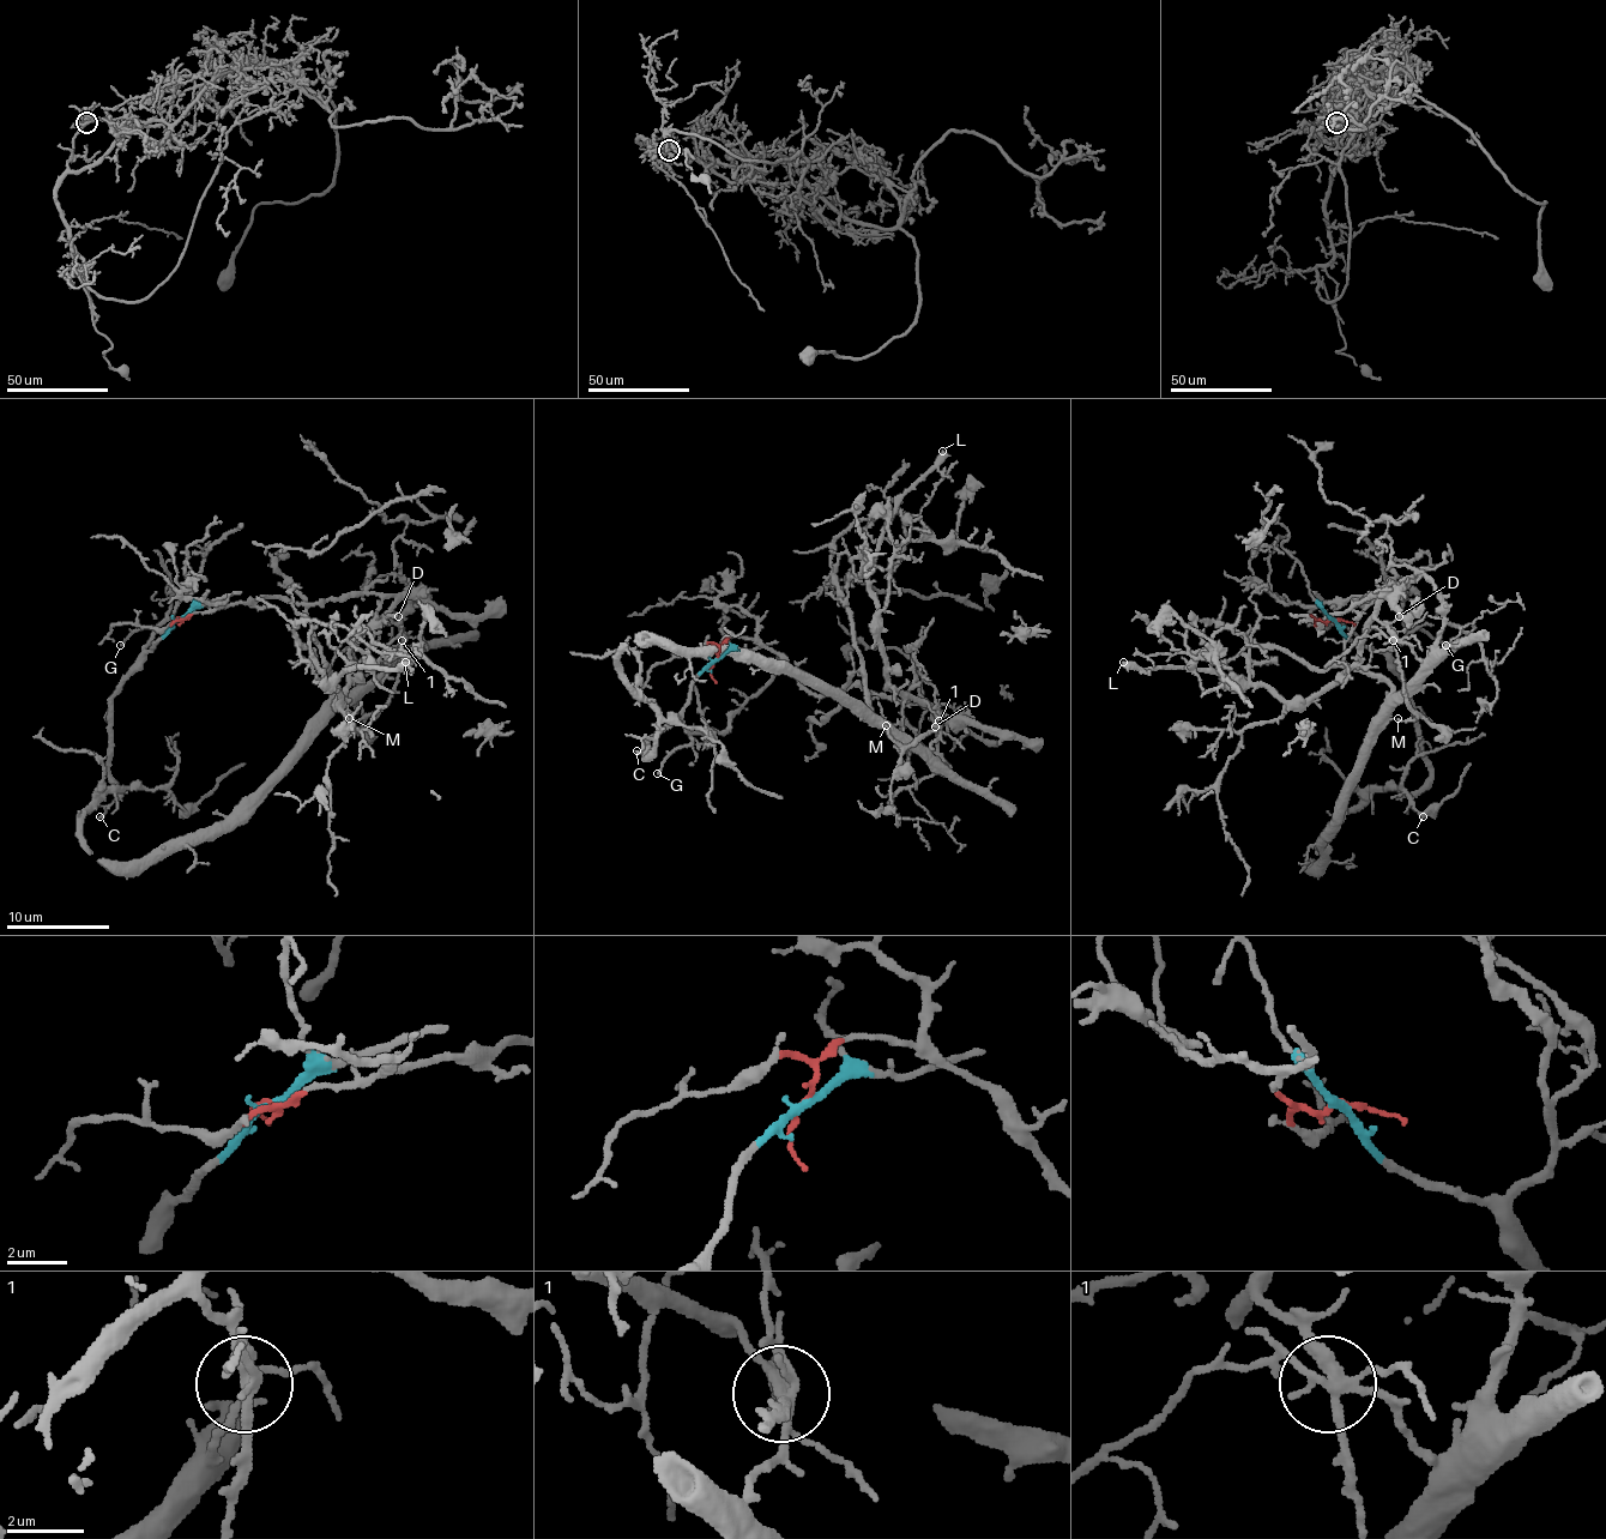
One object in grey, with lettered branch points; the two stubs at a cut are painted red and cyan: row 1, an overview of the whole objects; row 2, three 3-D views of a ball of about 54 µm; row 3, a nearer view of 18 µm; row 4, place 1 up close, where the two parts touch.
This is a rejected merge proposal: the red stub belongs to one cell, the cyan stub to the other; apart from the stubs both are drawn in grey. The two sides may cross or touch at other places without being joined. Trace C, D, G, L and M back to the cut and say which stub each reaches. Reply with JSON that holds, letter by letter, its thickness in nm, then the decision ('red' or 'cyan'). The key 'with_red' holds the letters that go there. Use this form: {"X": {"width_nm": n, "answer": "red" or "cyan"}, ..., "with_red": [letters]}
{"C": {"width_nm": 170, "answer": "cyan"}, "D": {"width_nm": 130, "answer": "red"}, "G": {"width_nm": 170, "answer": "cyan"}, "L": {"width_nm": 500, "answer": "red"}, "M": {"width_nm": 160, "answer": "red"}, "with_red": ["D", "L", "M"]}

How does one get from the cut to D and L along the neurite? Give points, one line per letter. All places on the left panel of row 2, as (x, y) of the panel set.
D: (179, 617), (276, 597), (325, 602), (361, 592), (390, 595), (394, 622), (397, 615)
L: (179, 617), (276, 597), (390, 595), (394, 599), (350, 656), (343, 700), (332, 687), (345, 671), (404, 662)

